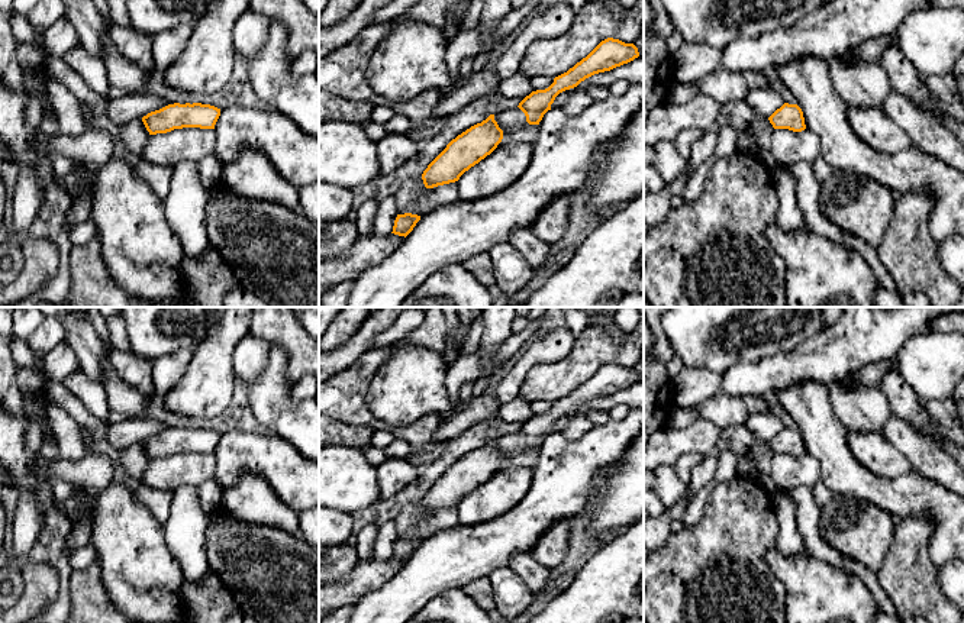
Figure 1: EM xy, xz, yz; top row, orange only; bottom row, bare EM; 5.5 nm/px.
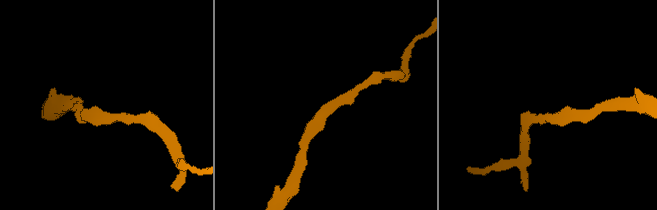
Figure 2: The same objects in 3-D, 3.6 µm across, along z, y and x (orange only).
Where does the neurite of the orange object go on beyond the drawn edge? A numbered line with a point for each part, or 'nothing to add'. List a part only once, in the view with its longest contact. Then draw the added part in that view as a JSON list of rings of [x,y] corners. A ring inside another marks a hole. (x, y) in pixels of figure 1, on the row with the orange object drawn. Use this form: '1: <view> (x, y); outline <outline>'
nothing to add

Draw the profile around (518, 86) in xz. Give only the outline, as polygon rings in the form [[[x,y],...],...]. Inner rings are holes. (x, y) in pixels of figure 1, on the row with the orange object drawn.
[[[516,72],[509,78],[502,78],[499,84],[499,93],[509,99],[518,99],[522,101],[533,91],[532,83],[522,72]]]

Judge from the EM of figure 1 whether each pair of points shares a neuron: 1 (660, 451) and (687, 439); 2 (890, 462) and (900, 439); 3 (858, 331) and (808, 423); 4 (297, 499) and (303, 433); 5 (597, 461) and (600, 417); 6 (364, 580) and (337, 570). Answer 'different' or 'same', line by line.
1: same
2: different
3: different
4: different
5: different
6: different

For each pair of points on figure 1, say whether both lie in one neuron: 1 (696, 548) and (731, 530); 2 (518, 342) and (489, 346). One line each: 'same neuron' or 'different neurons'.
1: same neuron
2: different neurons

